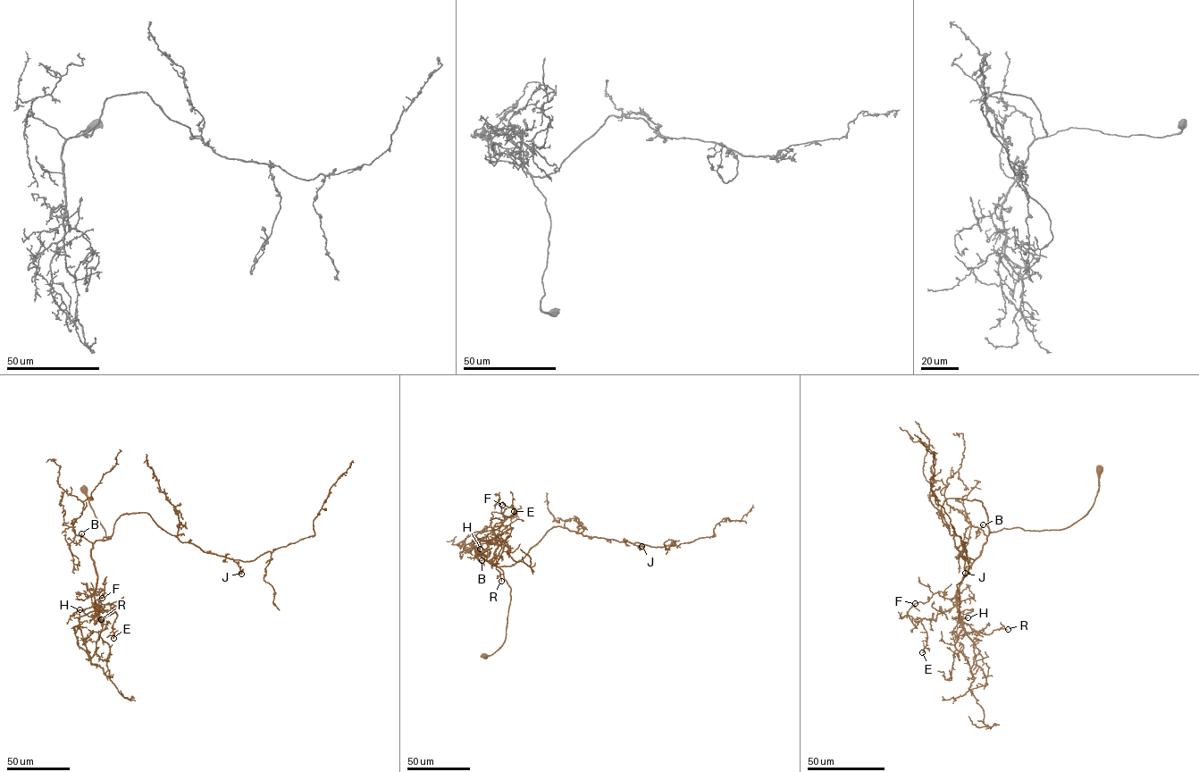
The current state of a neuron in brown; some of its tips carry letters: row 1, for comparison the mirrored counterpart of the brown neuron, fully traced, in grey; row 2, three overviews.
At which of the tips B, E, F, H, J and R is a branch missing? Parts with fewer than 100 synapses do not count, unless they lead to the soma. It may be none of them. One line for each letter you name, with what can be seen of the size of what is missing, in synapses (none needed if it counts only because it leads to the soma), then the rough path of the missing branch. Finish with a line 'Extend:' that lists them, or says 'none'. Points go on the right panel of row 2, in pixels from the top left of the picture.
J: Roughly 140 synapses. Course of what is missing: (965, 573), (971, 641), (983, 650), (985, 658)
Extend: J

